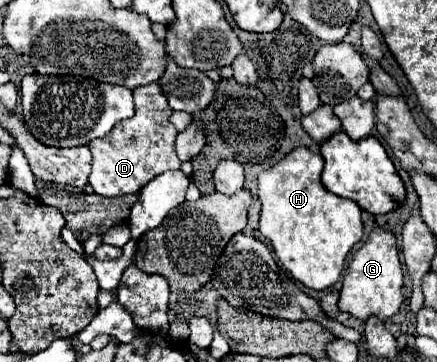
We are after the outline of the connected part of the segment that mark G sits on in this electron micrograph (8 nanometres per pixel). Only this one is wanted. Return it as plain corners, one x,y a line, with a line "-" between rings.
374,229
370,233
370,239
364,243
364,247
354,253
346,269
338,307
340,311
350,313
360,321
366,321
370,315
376,315
380,321
386,323
400,309
404,301
402,281
404,281
404,273
398,259
398,247
394,235
384,229

